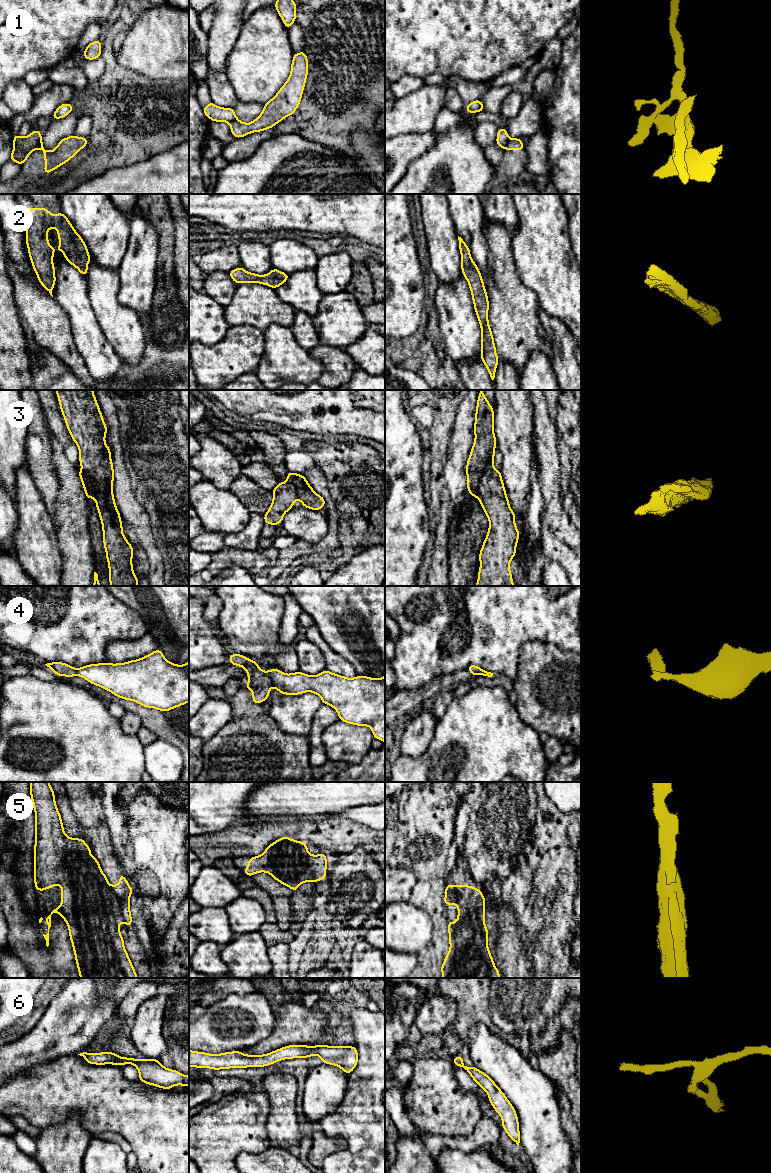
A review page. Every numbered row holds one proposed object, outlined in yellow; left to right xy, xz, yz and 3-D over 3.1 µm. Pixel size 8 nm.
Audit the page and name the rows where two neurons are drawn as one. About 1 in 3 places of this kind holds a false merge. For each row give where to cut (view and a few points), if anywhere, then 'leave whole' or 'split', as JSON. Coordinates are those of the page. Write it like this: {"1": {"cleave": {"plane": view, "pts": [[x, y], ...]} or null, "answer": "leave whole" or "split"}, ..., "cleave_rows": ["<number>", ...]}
{"1": {"cleave": {"plane": "yz", "pts": [[509, 138], [504, 148]]}, "answer": "split"}, "2": {"cleave": null, "answer": "leave whole"}, "3": {"cleave": {"plane": "yz", "pts": [[492, 461], [485, 467], [477, 488], [477, 497]]}, "answer": "split"}, "4": {"cleave": {"plane": "xz", "pts": [[248, 674], [263, 672], [271, 679], [273, 685]]}, "answer": "split"}, "5": {"cleave": {"plane": "xy", "pts": [[129, 904], [119, 904], [115, 908], [117, 919]]}, "answer": "split"}, "6": {"cleave": null, "answer": "leave whole"}, "cleave_rows": ["1", "3", "4", "5"]}

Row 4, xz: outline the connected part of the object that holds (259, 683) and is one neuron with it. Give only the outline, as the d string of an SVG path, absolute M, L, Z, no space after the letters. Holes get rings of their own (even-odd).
M255 672L248 675L248 683L245 688L253 692L252 701L259 704L268 699L272 686L273 681L267 674Z

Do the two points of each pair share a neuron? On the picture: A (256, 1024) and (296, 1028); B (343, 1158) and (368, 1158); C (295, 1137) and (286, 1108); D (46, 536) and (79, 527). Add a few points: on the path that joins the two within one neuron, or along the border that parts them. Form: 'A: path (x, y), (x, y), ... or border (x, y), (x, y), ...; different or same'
A: border (275, 1015), (275, 1028), (266, 1038), (258, 1042); different
B: path (349, 1158), (362, 1158); same
C: path (288, 1130), (286, 1128), (286, 1115); same
D: border (52, 519), (61, 556); different

